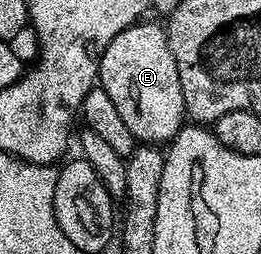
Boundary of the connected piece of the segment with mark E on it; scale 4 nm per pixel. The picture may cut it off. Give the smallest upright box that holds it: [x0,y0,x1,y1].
[99,21,187,144]

